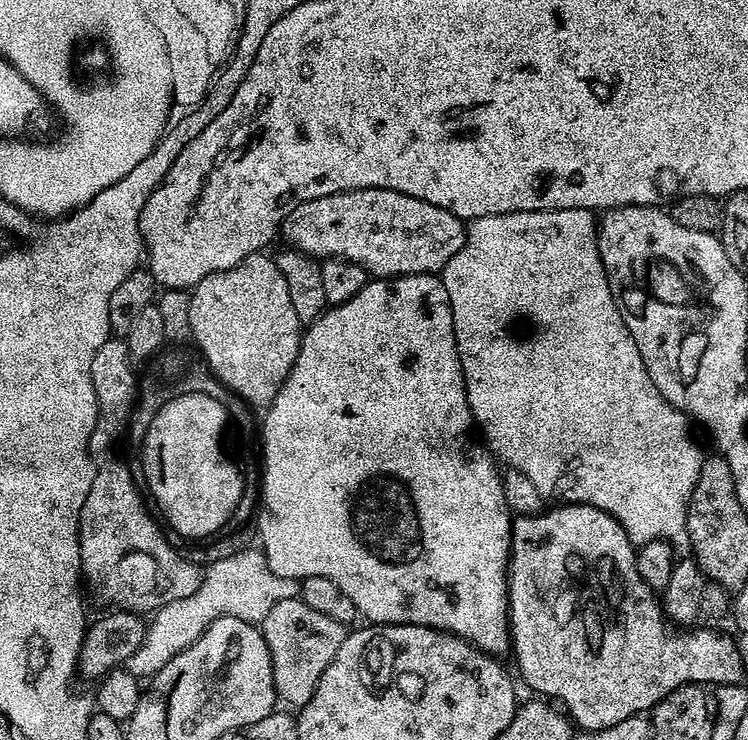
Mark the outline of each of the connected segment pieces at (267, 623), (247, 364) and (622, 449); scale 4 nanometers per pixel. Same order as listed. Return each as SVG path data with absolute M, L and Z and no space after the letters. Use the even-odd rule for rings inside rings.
M297 598L278 602L262 621L262 631L272 659L277 701L292 710L304 708L306 702L314 698L314 690L326 666L334 662L338 646L342 646L345 625L334 622L334 618L326 618L326 614L306 606L306 602Z
M263 251L250 254L238 262L238 266L230 266L230 270L222 270L202 278L190 295L190 330L191 339L196 340L195 347L205 364L212 369L213 376L236 392L249 406L260 410L267 409L274 402L278 390L286 382L294 362L298 358L302 325L298 314L294 314L294 305L290 303L290 289L286 286L286 278L282 278L282 270L278 270L275 259Z
M590 208L494 214L473 220L467 225L462 250L458 250L458 254L454 254L450 262L446 262L442 273L446 294L450 298L454 338L464 375L466 398L475 427L488 451L501 465L526 474L526 478L534 482L538 494L542 494L545 501L589 504L602 510L619 522L636 546L655 540L666 540L673 546L684 546L688 544L690 494L694 494L694 482L698 482L698 474L706 456L705 453L700 453L700 444L692 437L693 425L689 417L670 406L670 402L662 398L654 382L650 382L650 374L646 374L642 354L638 354L638 346L634 346L634 338L630 338L630 330L626 330L626 322L622 322L622 314L610 290L610 282L606 278L596 241L597 231L598 216Z

